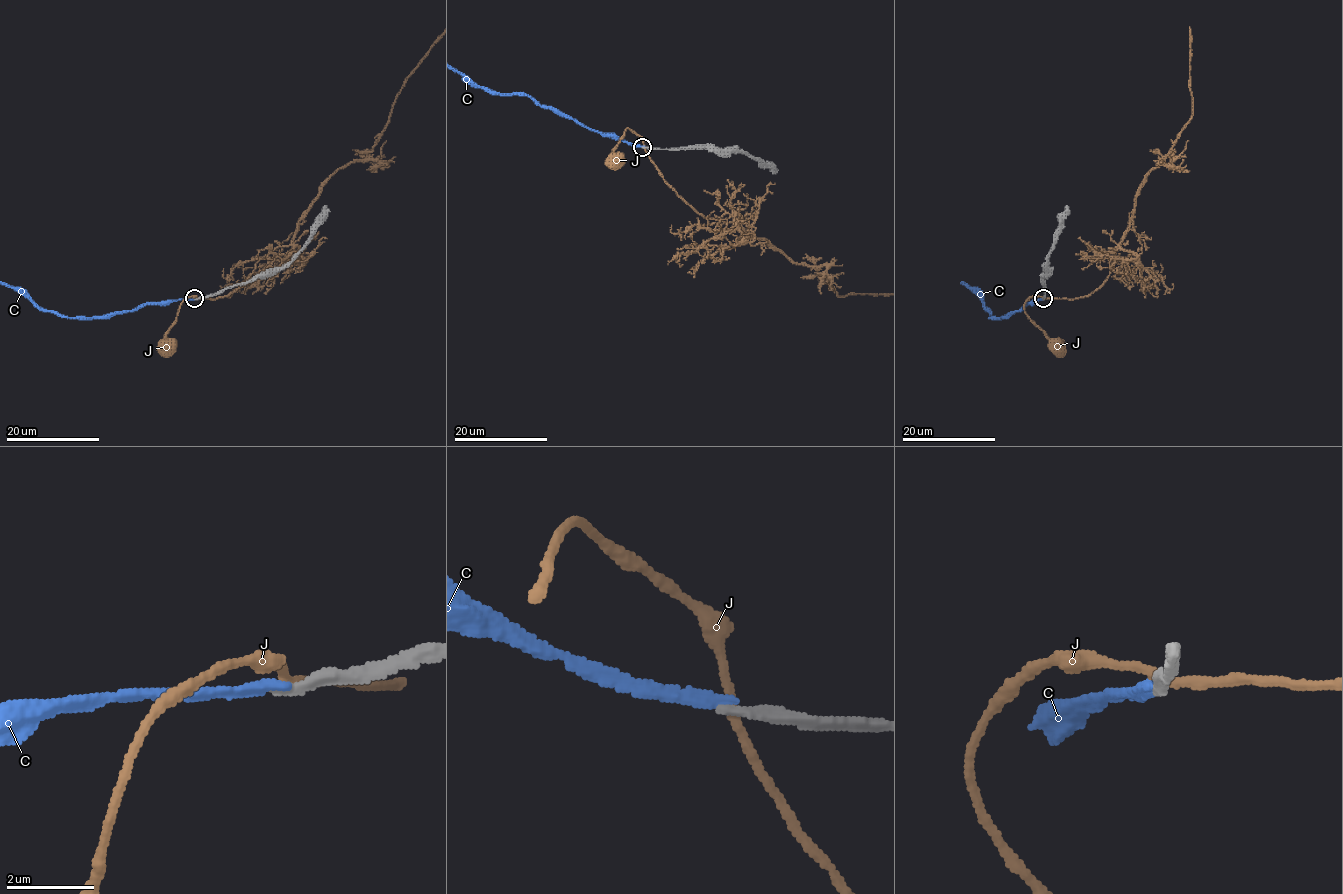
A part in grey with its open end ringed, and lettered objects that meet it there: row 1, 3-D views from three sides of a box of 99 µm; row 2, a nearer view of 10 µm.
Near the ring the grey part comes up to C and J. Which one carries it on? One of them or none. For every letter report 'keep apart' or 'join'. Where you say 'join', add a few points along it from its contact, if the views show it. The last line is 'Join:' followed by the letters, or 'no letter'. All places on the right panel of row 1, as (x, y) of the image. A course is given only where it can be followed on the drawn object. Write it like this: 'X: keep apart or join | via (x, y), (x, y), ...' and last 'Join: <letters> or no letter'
C: join
J: keep apart
Join: C

